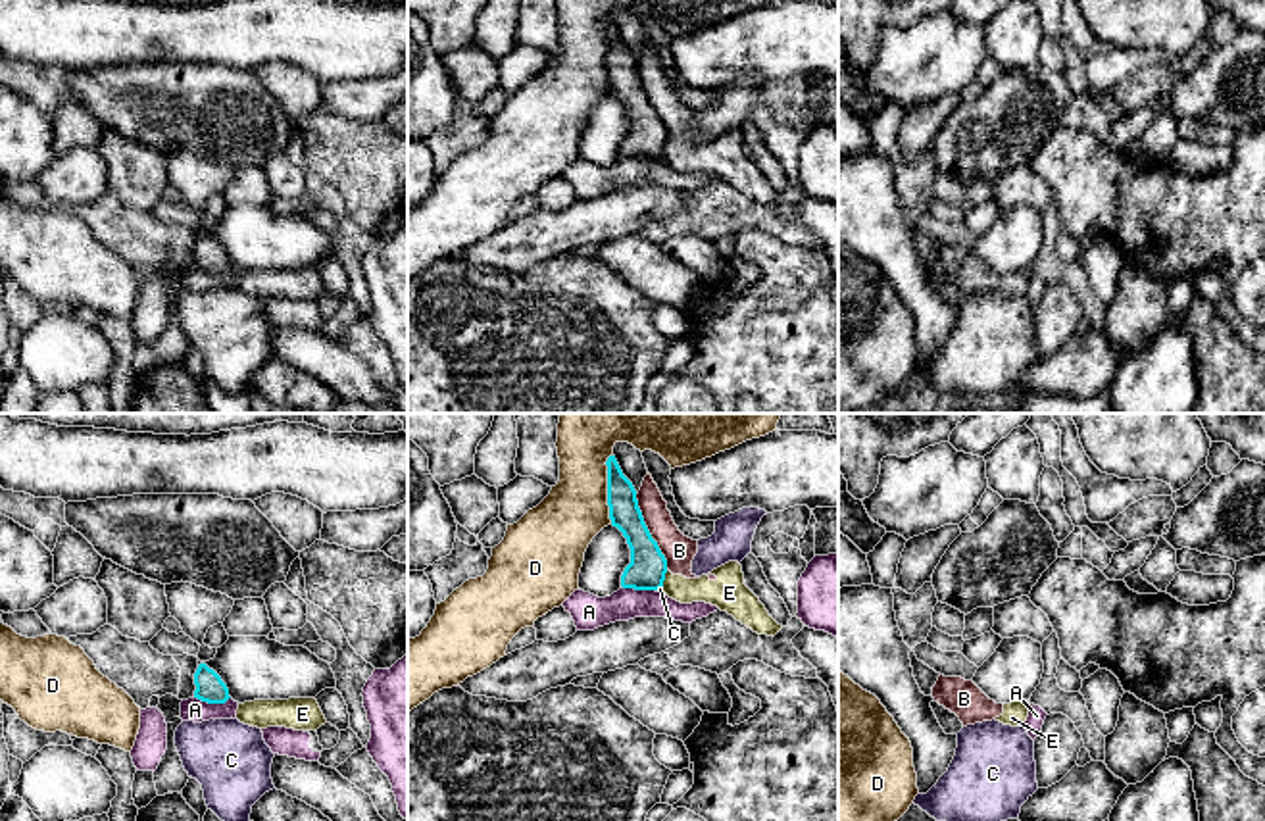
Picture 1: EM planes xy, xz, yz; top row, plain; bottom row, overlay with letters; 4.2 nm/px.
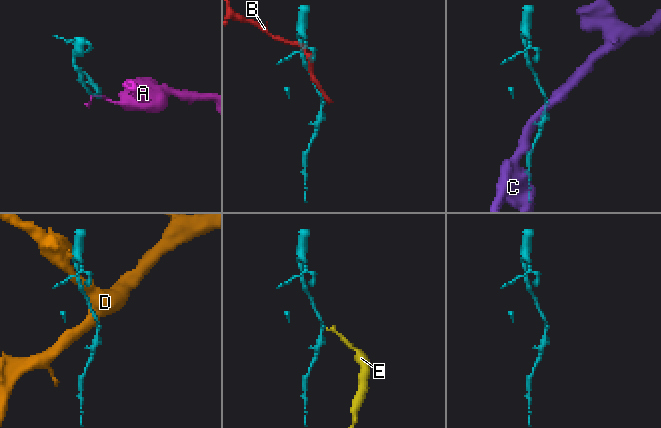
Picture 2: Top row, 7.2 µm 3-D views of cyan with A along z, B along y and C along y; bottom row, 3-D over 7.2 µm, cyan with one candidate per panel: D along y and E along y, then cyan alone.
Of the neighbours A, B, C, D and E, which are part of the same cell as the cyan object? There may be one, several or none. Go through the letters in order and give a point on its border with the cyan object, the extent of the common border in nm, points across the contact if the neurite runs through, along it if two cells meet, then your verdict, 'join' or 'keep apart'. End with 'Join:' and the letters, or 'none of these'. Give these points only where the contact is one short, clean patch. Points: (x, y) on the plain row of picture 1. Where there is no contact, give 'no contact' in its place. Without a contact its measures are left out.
A: xy (212, 272) | 160 nm | along xy (193, 266), (204, 272), (225, 272), (229, 268) | keep apart
B: xz (648, 100) | 340 nm | keep apart
C: xz (658, 158) | 40 nm | along xz (662, 156), (656, 160) | keep apart
D: xz (608, 58) | 300 nm | keep apart
E: xz (664, 149) | 80 nm | keep apart
Join: none of these

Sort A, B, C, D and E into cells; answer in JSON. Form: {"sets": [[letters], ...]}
{"sets": [["A"], ["B", "E"], ["C"], ["D"]]}

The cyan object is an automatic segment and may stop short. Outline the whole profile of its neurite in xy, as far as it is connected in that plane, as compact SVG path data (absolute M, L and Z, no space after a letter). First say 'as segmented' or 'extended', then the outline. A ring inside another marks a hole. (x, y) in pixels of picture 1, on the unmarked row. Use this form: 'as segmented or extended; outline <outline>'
as segmented; outline M206 233L198 235L194 242L194 254L196 254L194 267L202 271L225 273L231 267L227 254Z

